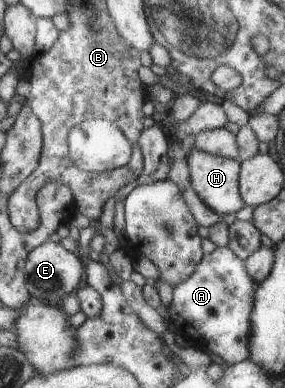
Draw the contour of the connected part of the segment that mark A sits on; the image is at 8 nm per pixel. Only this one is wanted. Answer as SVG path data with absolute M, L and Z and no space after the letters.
M215 248L209 254L203 254L193 273L179 285L172 287L171 303L166 305L169 323L175 333L181 335L193 348L217 355L229 365L239 363L247 358L247 341L251 333L249 315L253 309L253 293L258 284L247 275L244 260L235 257L229 248Z

